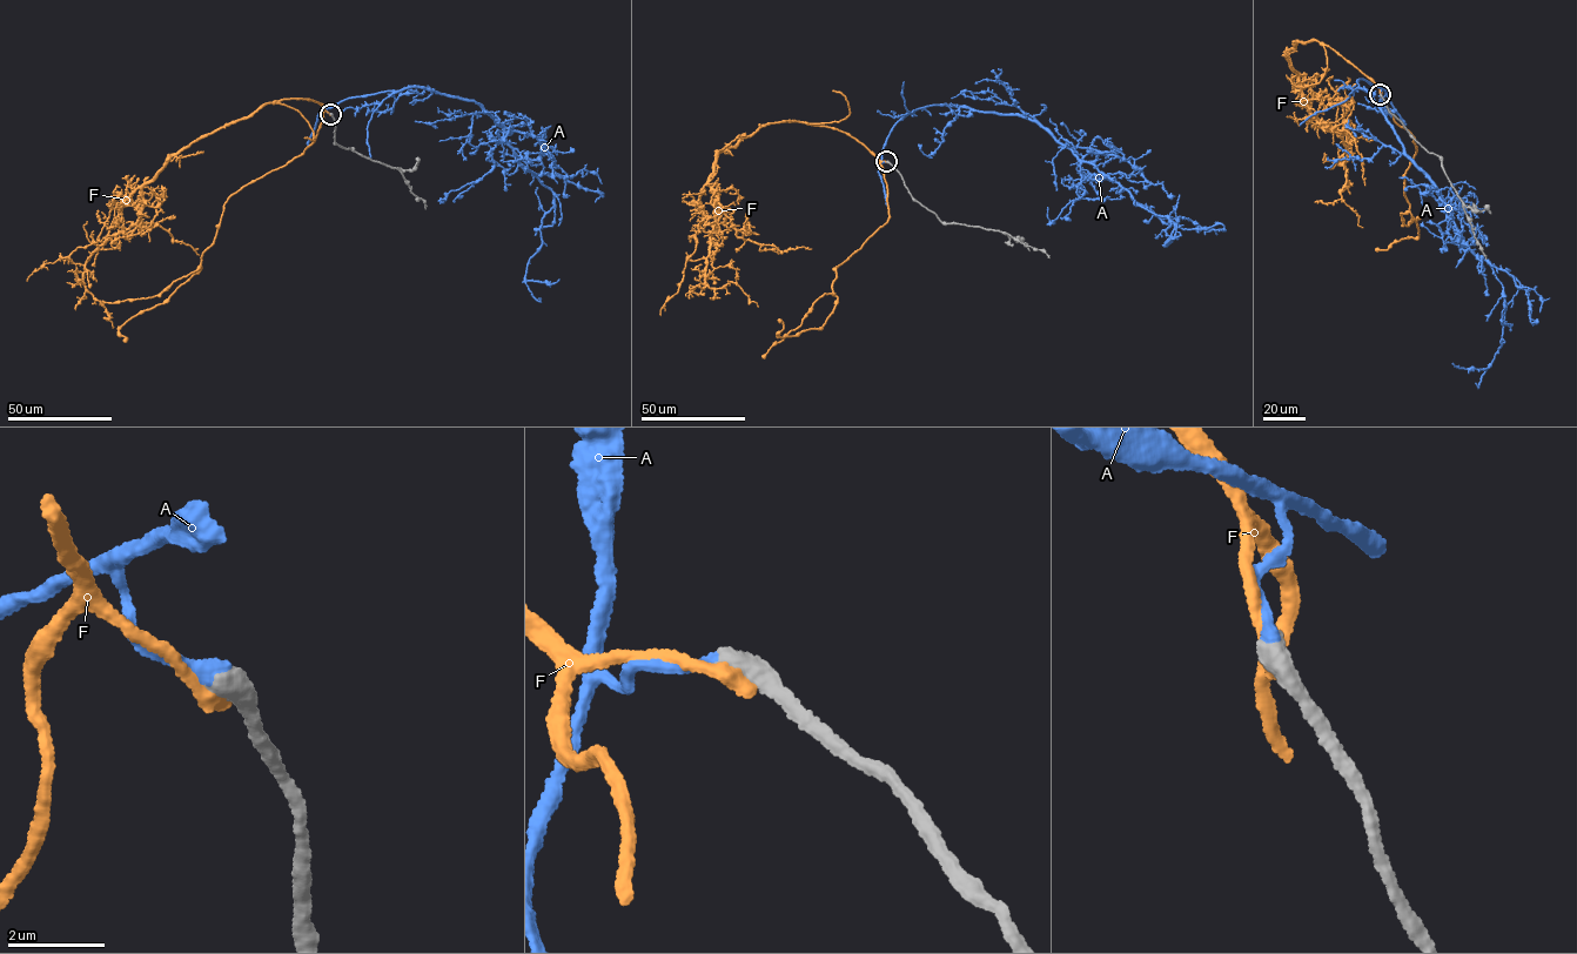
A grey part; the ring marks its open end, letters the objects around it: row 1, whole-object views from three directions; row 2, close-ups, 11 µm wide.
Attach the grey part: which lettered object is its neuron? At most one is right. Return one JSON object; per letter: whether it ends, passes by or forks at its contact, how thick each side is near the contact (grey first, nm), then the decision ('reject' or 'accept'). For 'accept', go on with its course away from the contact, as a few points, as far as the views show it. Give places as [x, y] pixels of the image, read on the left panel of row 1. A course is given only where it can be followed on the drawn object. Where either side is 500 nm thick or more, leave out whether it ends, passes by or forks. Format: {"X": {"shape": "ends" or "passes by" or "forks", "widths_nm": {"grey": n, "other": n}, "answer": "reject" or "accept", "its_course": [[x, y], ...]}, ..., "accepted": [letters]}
{"A": {"widths_nm": {"grey": 550, "other": 320}, "answer": "accept", "its_course": [[330, 114], [347, 99], [408, 88], [474, 100], [551, 190], [554, 207], [525, 279], [559, 280]]}, "F": {"widths_nm": {"grey": 600, "other": 360}, "answer": "reject"}, "accepted": ["A"]}

